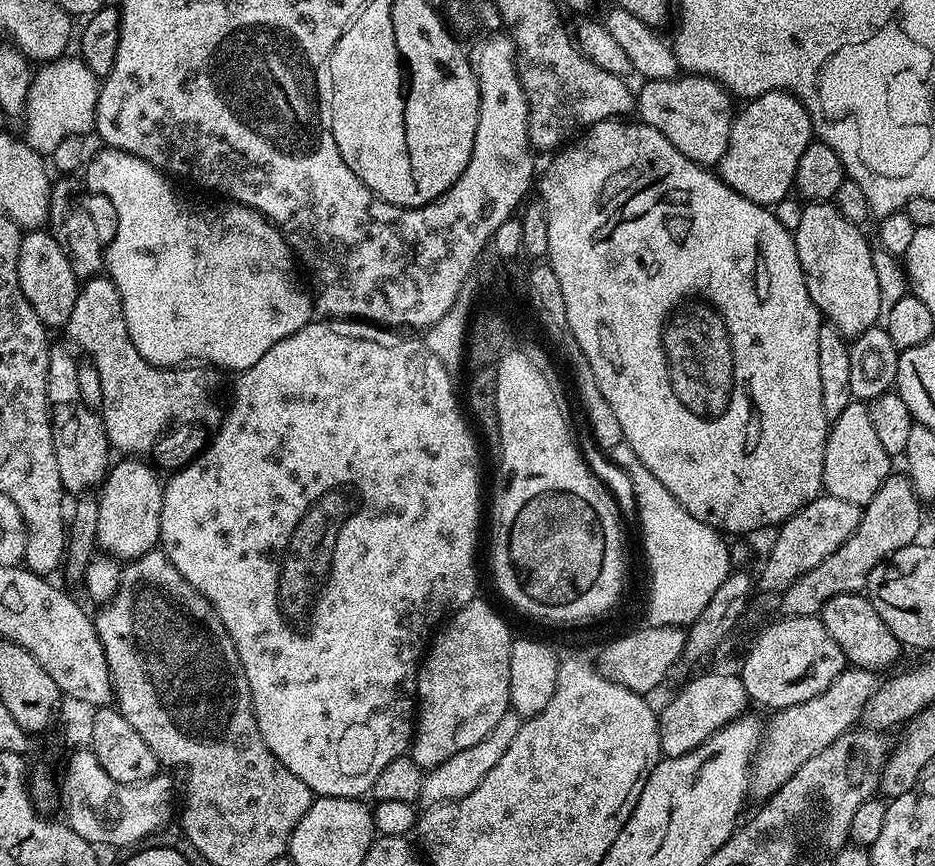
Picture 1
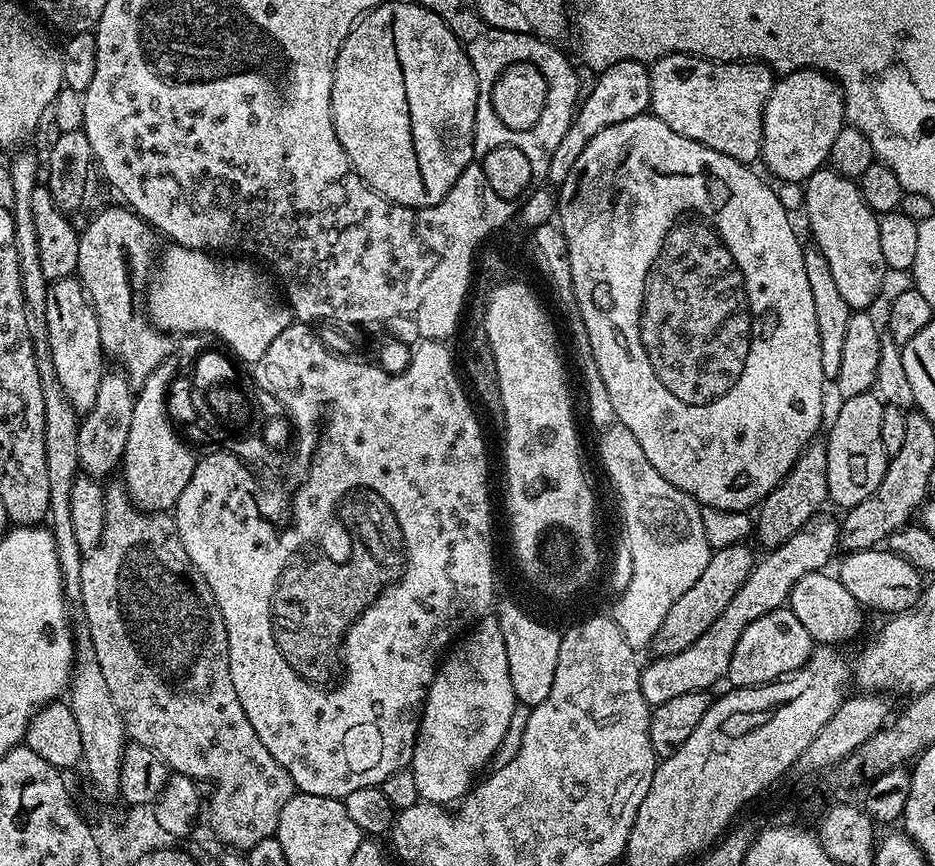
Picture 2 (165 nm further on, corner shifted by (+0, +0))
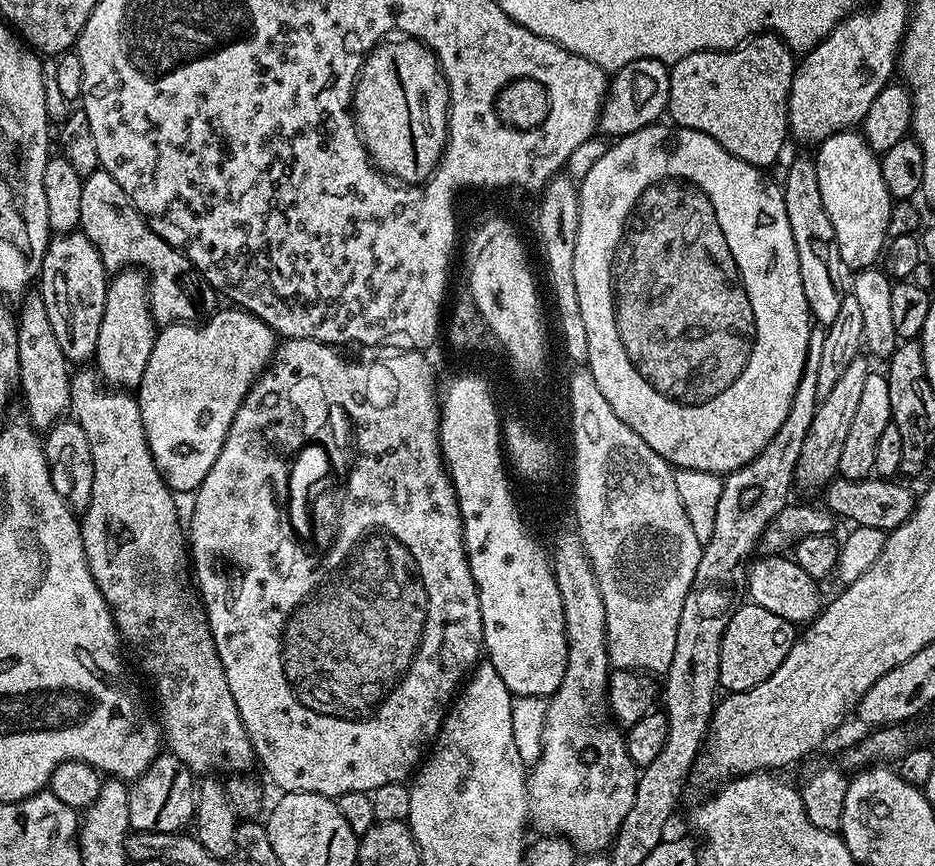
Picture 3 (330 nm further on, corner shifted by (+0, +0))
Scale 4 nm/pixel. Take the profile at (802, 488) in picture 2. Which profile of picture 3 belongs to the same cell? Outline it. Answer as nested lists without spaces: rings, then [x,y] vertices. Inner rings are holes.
[[[861,354],[846,366],[846,370],[834,382],[834,390],[820,398],[820,405],[814,414],[814,422],[810,422],[810,430],[806,434],[806,443],[802,446],[802,454],[798,454],[798,466],[794,481],[797,489],[804,492],[823,490],[837,479],[842,449],[846,446],[846,437],[850,434],[850,426],[858,415],[858,406],[862,402],[862,394],[866,390],[866,378],[870,371],[869,357]]]

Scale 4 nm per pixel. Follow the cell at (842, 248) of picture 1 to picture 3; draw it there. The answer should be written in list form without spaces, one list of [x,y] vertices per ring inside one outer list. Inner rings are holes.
[[[849,130],[834,134],[822,141],[815,149],[814,159],[818,166],[818,187],[822,193],[822,206],[826,206],[826,215],[834,226],[838,254],[842,254],[845,269],[861,270],[873,267],[877,263],[876,259],[878,261],[881,259],[890,240],[888,223],[894,203],[890,190],[886,190],[886,182],[882,179],[880,156],[864,141],[859,131]]]

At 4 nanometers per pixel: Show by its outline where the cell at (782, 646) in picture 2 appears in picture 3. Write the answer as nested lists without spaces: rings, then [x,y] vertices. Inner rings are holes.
[[[741,603],[726,626],[726,634],[722,634],[720,688],[725,693],[741,692],[766,682],[790,654],[797,635],[797,629],[786,618],[778,618],[778,614],[770,614],[770,610],[757,604]]]

